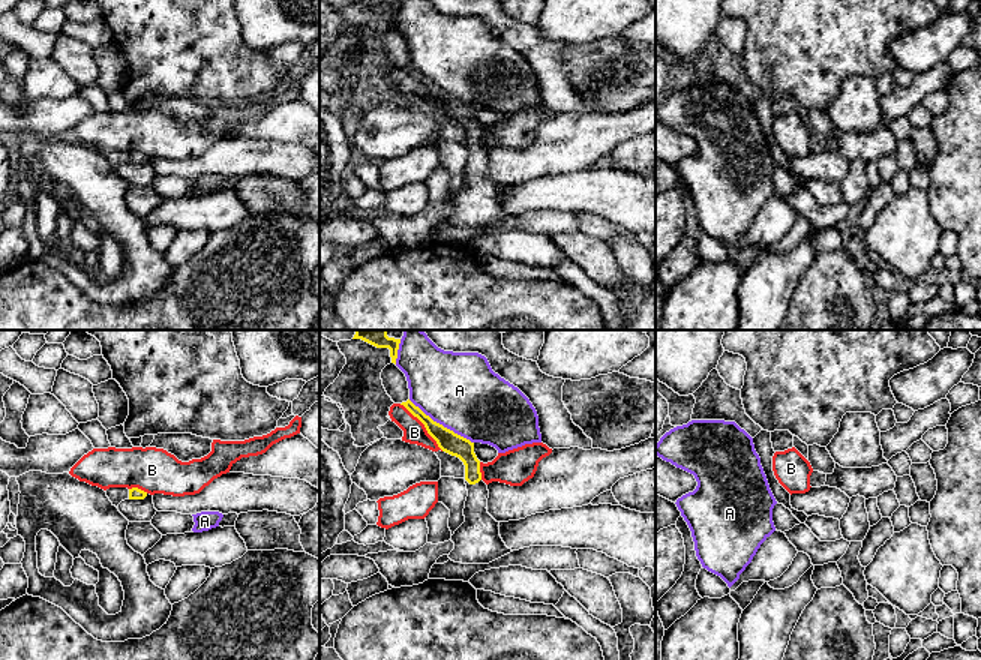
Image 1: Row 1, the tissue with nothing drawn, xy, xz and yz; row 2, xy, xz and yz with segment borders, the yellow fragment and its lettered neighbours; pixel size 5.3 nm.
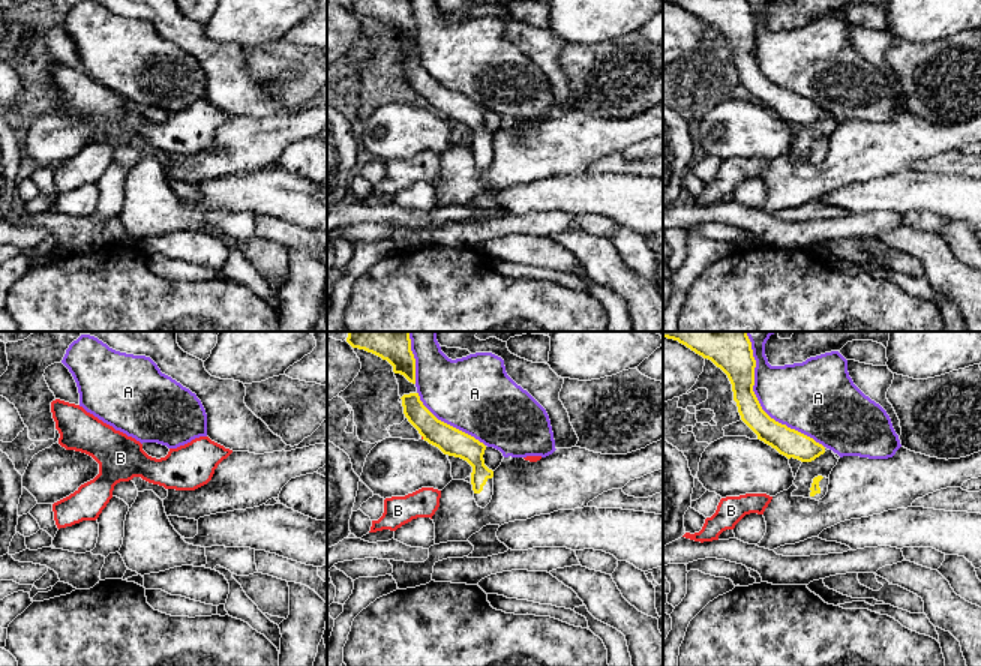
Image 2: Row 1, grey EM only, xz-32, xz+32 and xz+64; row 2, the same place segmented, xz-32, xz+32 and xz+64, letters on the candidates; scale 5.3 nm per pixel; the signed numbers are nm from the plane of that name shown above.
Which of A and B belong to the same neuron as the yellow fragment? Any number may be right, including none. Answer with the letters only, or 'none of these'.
none of these

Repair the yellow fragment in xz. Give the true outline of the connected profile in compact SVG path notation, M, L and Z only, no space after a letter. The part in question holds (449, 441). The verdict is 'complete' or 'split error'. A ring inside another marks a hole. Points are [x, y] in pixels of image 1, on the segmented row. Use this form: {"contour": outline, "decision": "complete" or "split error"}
{"contour": "M410 399L400 405L424 424L428 434L442 452L459 458L465 465L468 490L464 508L465 522L452 536L454 549L448 558L462 564L489 564L513 552L500 536L500 522L488 513L489 490L482 480L480 460L474 453L474 442L434 422Z", "decision": "split error"}

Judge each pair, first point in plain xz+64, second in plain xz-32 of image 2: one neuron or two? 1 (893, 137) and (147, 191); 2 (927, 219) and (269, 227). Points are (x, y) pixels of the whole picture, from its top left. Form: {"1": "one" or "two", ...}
{"1": "two", "2": "one"}

